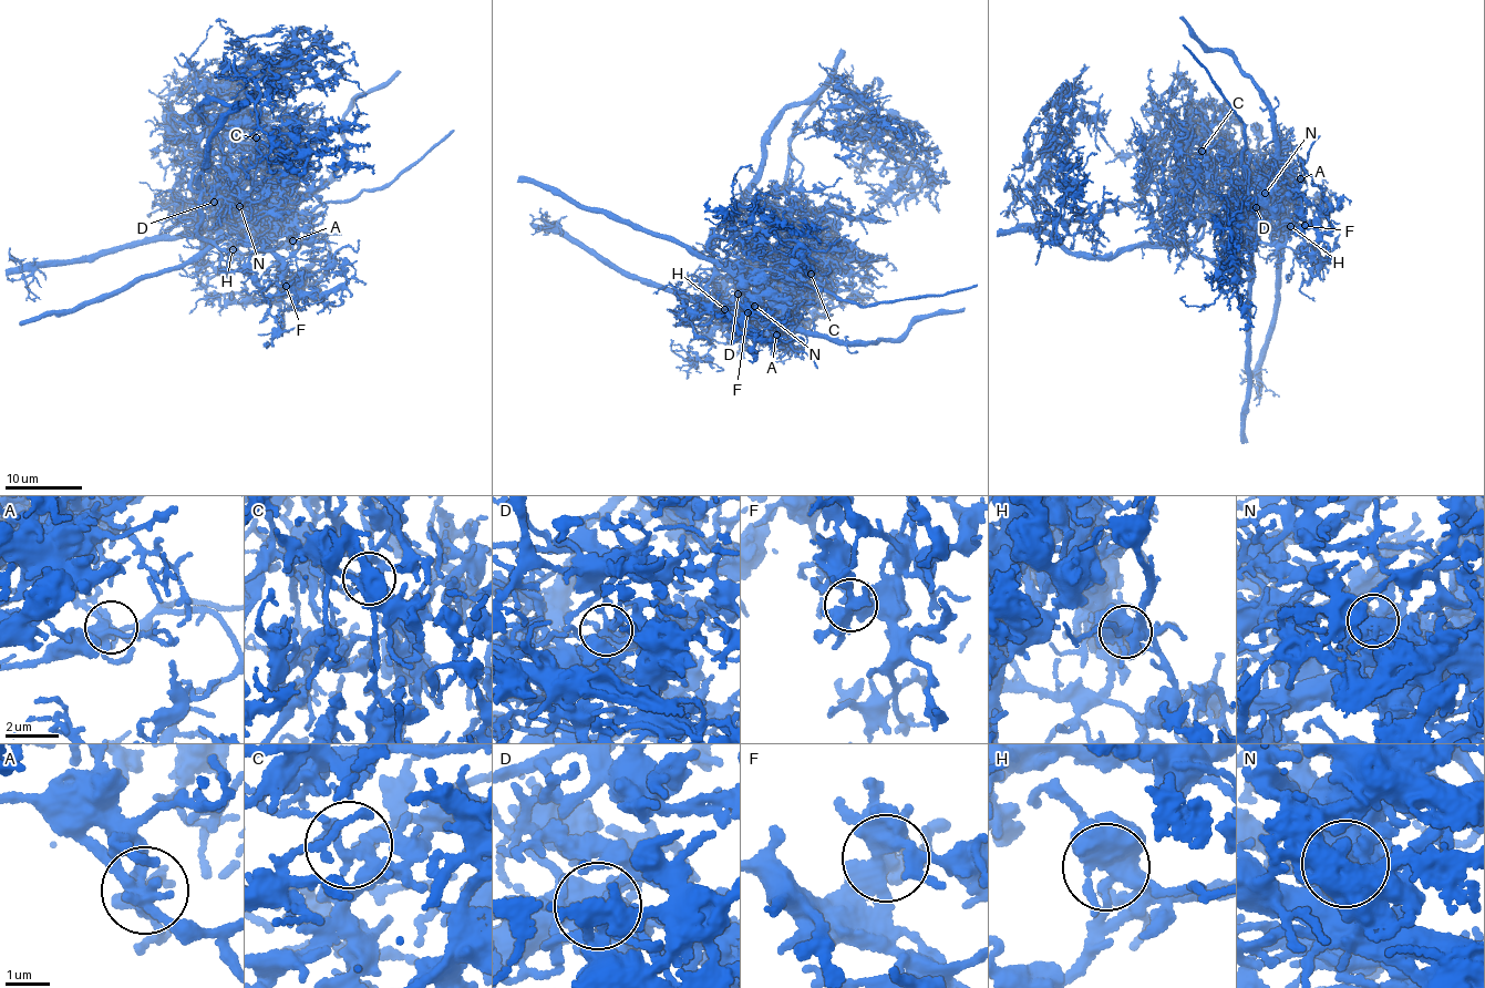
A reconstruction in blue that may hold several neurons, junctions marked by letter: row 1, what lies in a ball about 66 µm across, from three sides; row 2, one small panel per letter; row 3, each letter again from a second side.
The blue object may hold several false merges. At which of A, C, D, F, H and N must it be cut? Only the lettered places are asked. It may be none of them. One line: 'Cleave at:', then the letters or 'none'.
Cleave at: A, D, N

